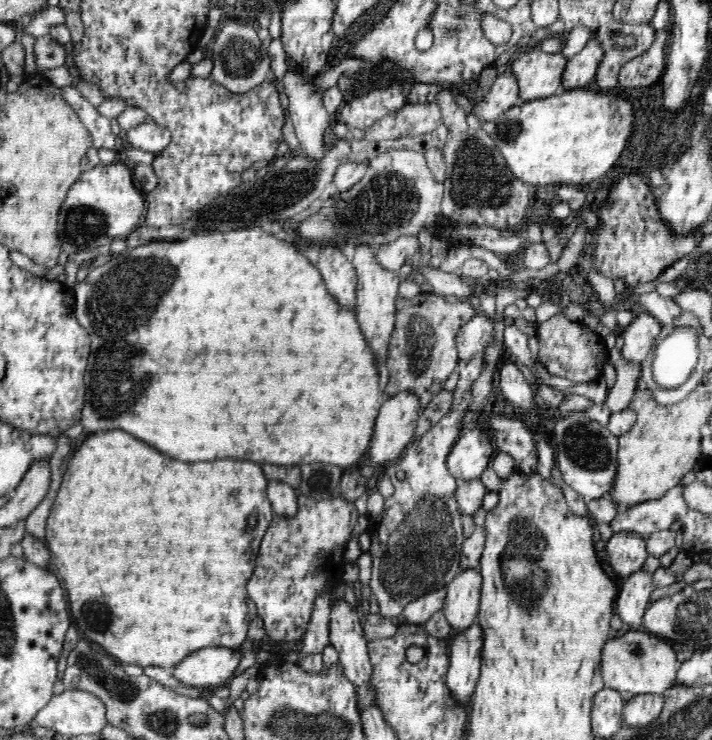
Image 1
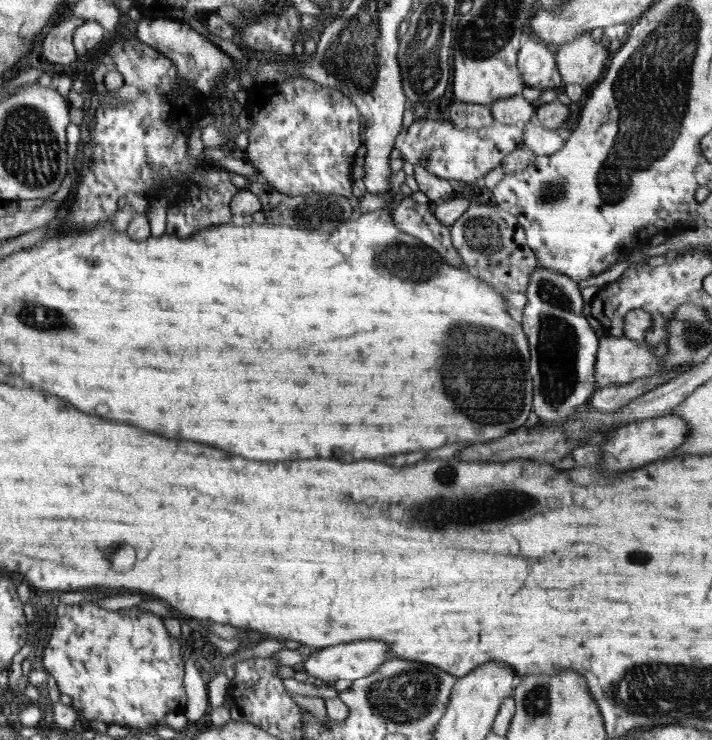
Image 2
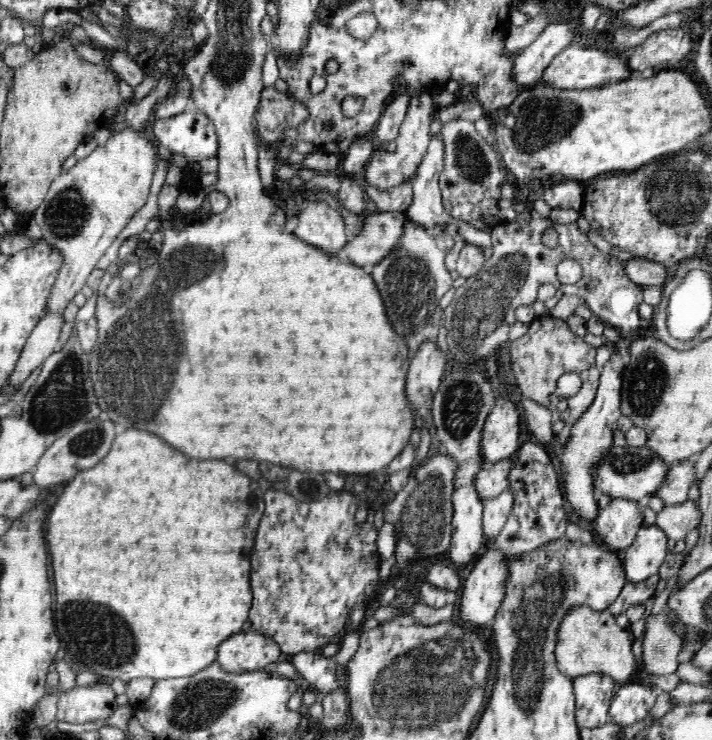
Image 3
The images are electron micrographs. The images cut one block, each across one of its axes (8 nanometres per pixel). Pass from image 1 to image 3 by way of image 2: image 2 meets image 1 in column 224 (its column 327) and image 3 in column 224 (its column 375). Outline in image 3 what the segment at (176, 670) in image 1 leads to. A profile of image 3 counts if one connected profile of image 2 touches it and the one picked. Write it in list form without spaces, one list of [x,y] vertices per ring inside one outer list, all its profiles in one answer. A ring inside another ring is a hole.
[[[252,630],[230,636],[217,648],[217,663],[230,674],[263,670],[272,662],[278,663],[281,650],[269,637]]]

